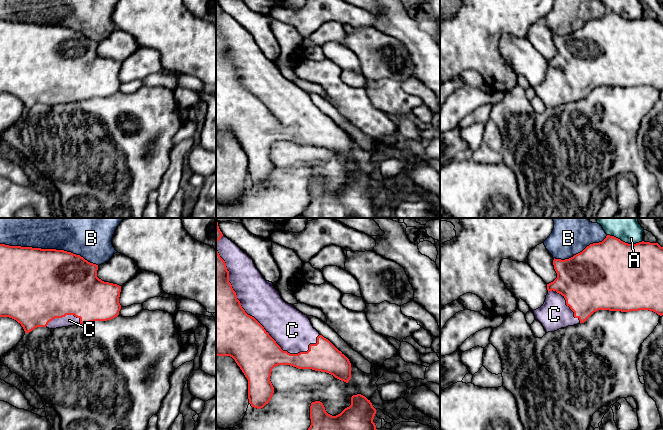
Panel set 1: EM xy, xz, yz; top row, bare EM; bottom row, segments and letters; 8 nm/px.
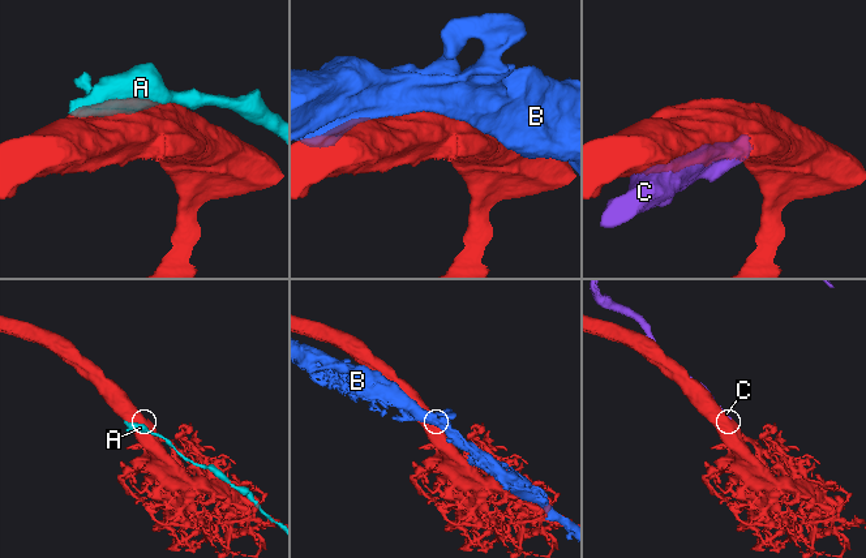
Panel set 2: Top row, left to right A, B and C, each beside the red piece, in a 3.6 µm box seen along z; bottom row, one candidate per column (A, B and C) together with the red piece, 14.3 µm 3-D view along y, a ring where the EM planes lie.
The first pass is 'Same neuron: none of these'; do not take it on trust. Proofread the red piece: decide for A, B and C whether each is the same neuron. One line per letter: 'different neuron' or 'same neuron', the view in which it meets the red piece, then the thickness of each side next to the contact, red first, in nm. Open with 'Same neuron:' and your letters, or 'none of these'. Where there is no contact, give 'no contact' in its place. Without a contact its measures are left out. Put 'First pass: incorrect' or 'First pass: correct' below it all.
Same neuron: C
A: different neuron | yz | 500/300 nm
B: different neuron | xy | 500/500 nm
C: same neuron | xz | 440/300 nm
First pass: incorrect

